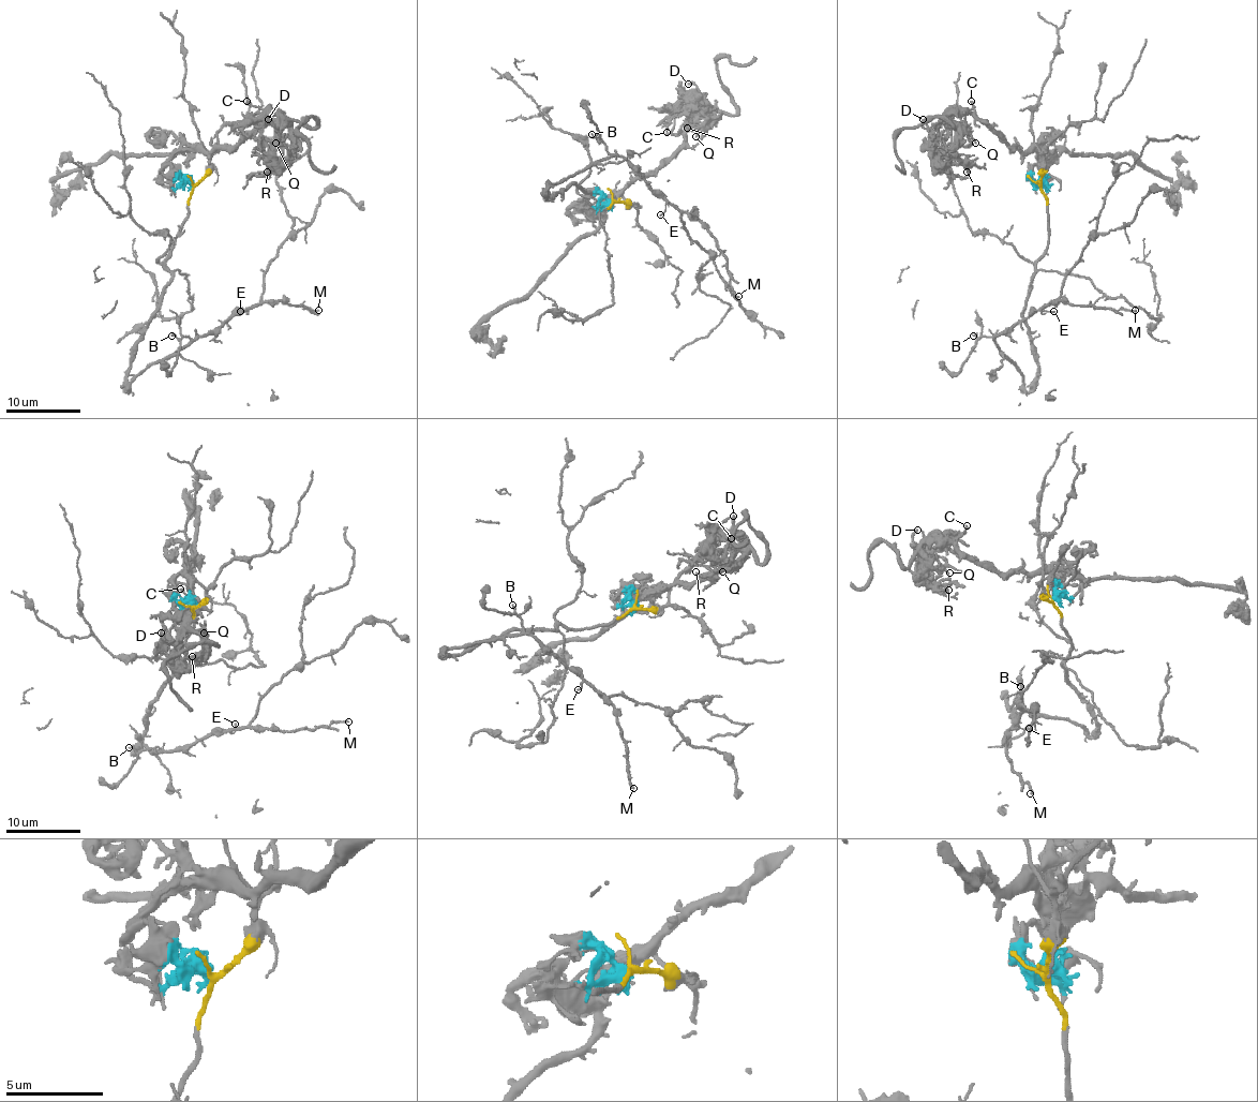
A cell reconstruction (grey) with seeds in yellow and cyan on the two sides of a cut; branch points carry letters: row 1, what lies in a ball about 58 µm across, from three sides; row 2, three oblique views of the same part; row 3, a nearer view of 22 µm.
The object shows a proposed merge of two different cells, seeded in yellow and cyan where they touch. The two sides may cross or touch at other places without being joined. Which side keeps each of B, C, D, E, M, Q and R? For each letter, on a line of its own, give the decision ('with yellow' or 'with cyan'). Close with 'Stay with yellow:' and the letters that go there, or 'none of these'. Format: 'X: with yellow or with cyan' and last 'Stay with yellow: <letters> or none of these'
B: with yellow
C: with cyan
D: with cyan
E: with yellow
M: with yellow
Q: with cyan
R: with cyan
Stay with yellow: B, E, M

